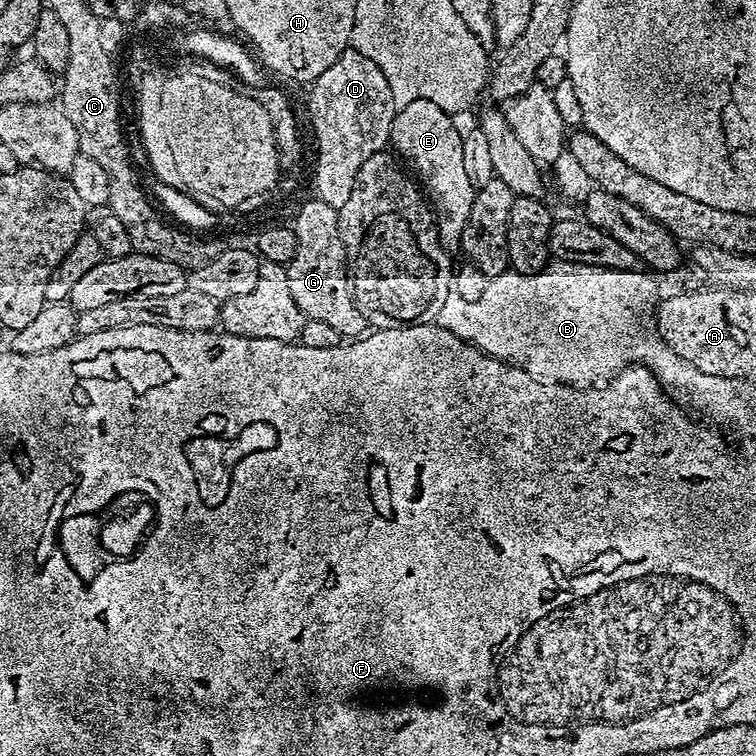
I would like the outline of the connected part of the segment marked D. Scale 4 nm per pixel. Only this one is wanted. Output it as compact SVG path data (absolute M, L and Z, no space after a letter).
M355 50L343 52L338 58L338 62L334 62L334 66L330 66L317 80L312 81L310 91L312 93L308 96L308 116L312 119L312 132L316 135L316 169L312 172L312 184L316 187L314 196L315 199L326 202L326 206L334 206L339 209L346 206L346 201L350 199L350 190L354 190L354 182L358 178L358 170L362 170L362 162L366 162L366 158L385 151L389 147L392 138L392 119L396 116L398 105L392 100L390 82L386 82L386 74L382 74L382 70L378 70L378 66L374 66L374 62L370 62L370 58L366 58Z

